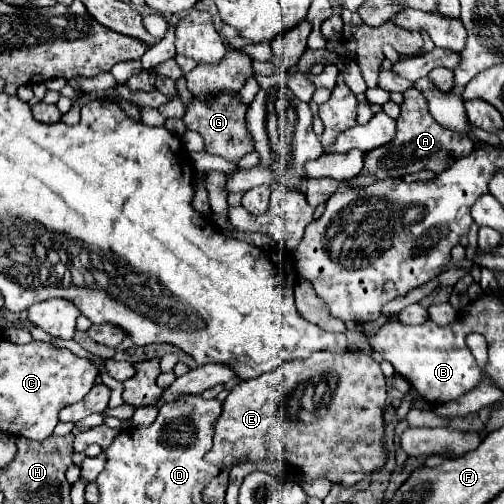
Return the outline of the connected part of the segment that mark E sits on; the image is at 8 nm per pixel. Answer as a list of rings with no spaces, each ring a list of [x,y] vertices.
[[[319,351],[303,361],[281,363],[275,371],[241,381],[231,389],[223,401],[223,413],[215,423],[213,447],[207,453],[207,461],[217,463],[223,471],[227,471],[229,465],[239,459],[283,459],[311,479],[327,477],[333,483],[351,487],[365,475],[381,469],[385,463],[385,453],[381,447],[385,397],[385,377],[381,367],[367,353]]]

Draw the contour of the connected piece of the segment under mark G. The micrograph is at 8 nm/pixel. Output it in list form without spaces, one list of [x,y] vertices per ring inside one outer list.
[[[239,93],[235,95],[207,95],[207,99],[193,99],[185,107],[183,123],[187,129],[197,131],[205,141],[205,151],[211,155],[219,155],[227,161],[239,161],[247,153],[255,151],[255,141],[247,131],[247,105],[241,101]]]

